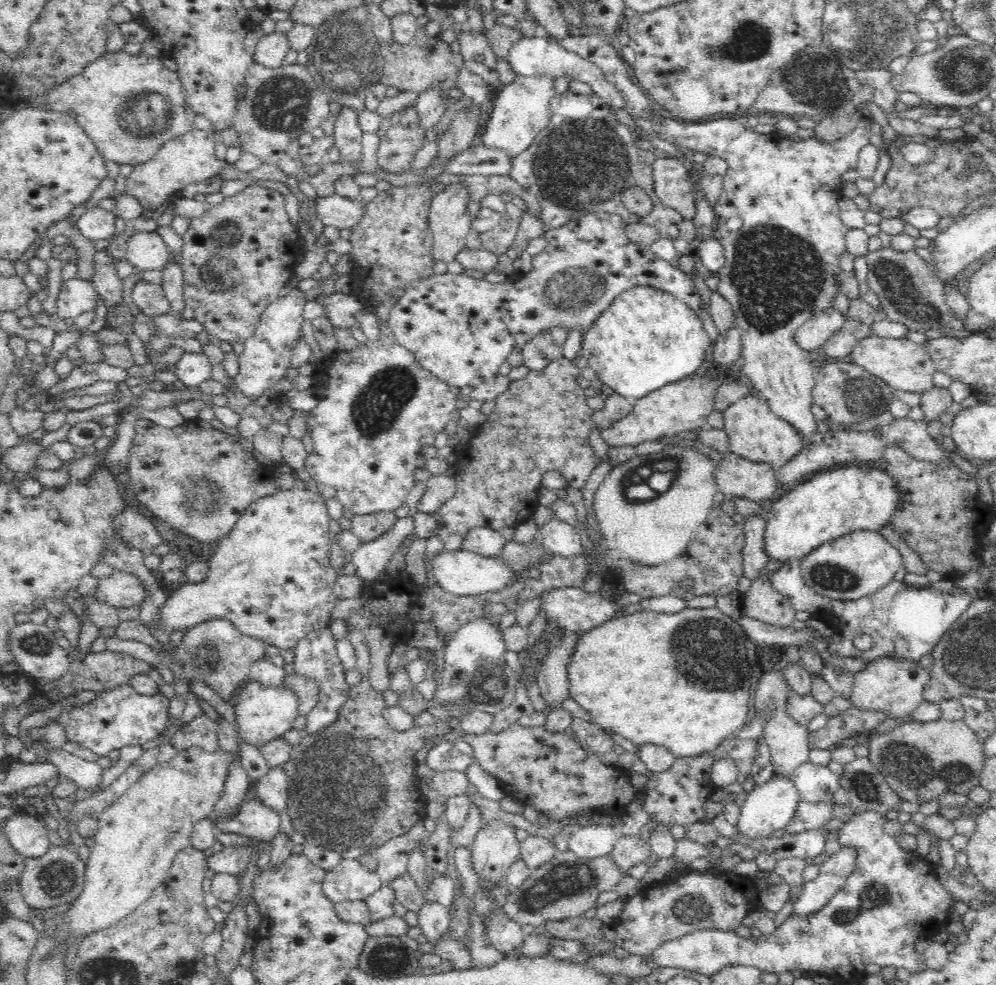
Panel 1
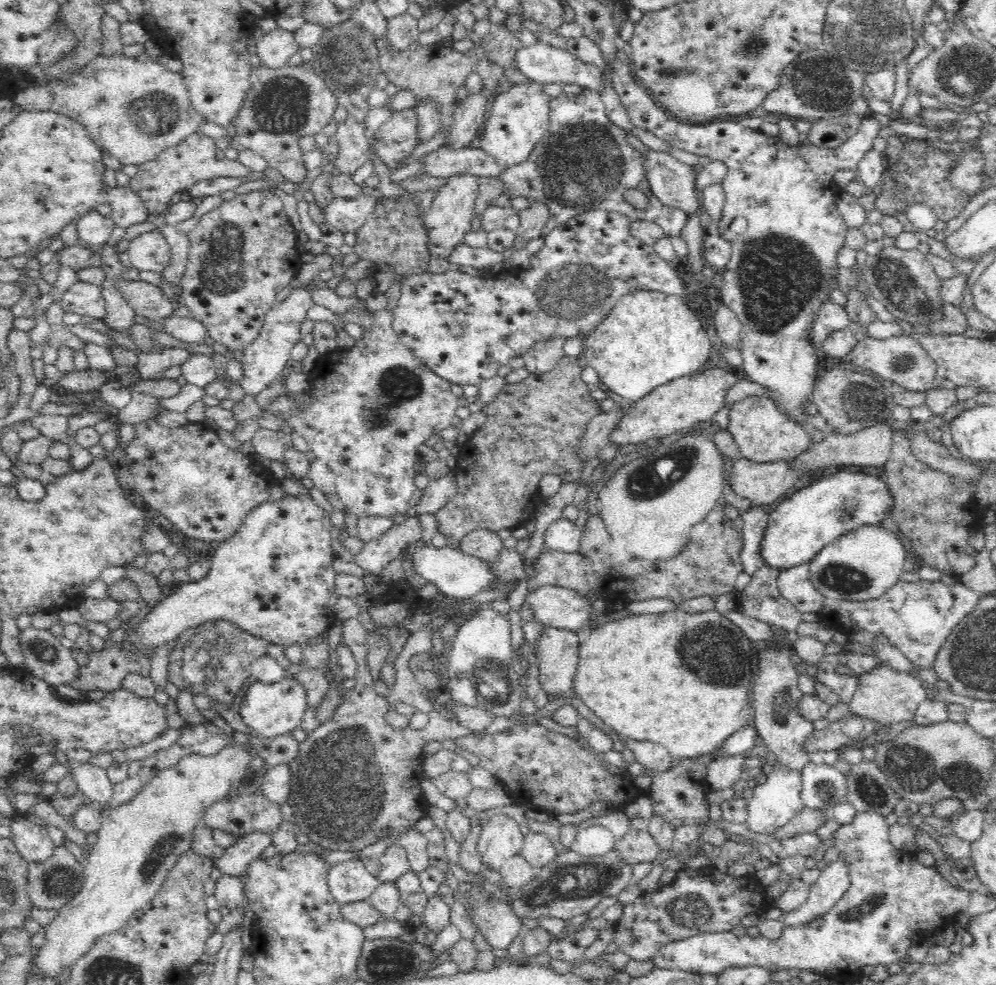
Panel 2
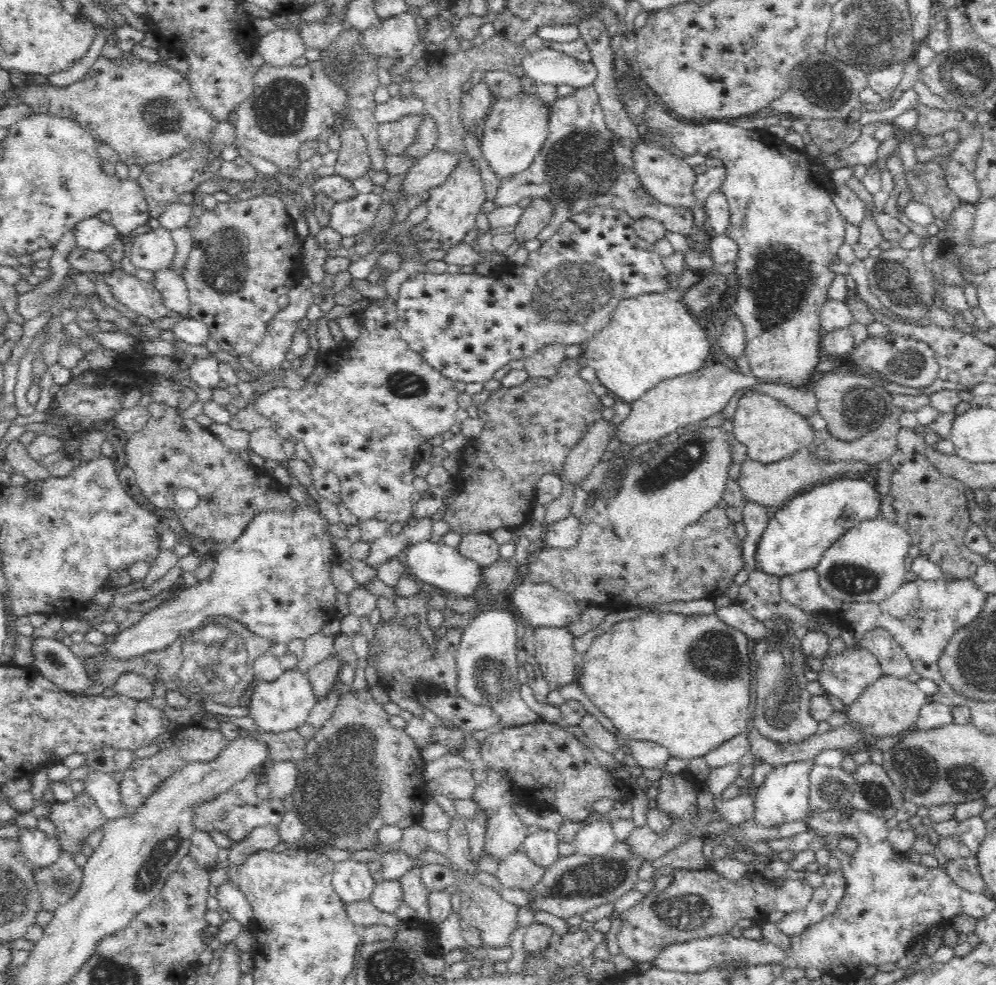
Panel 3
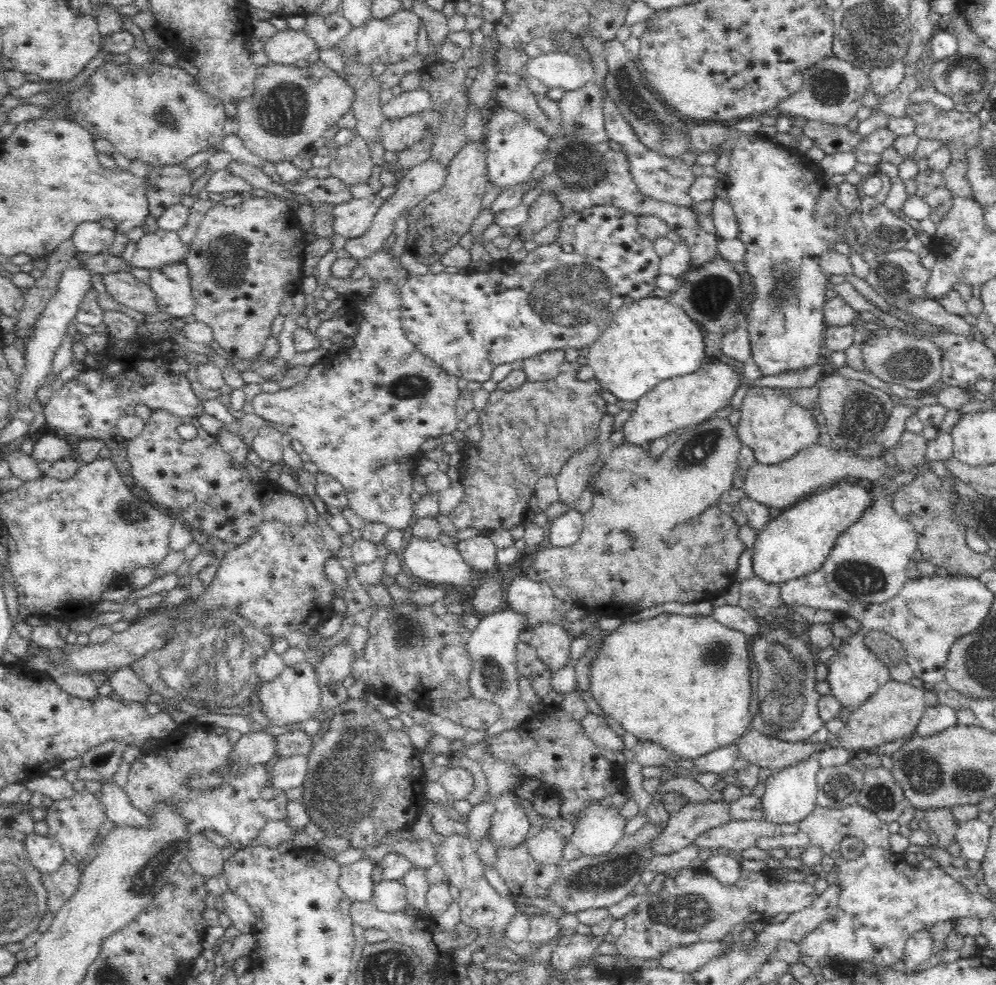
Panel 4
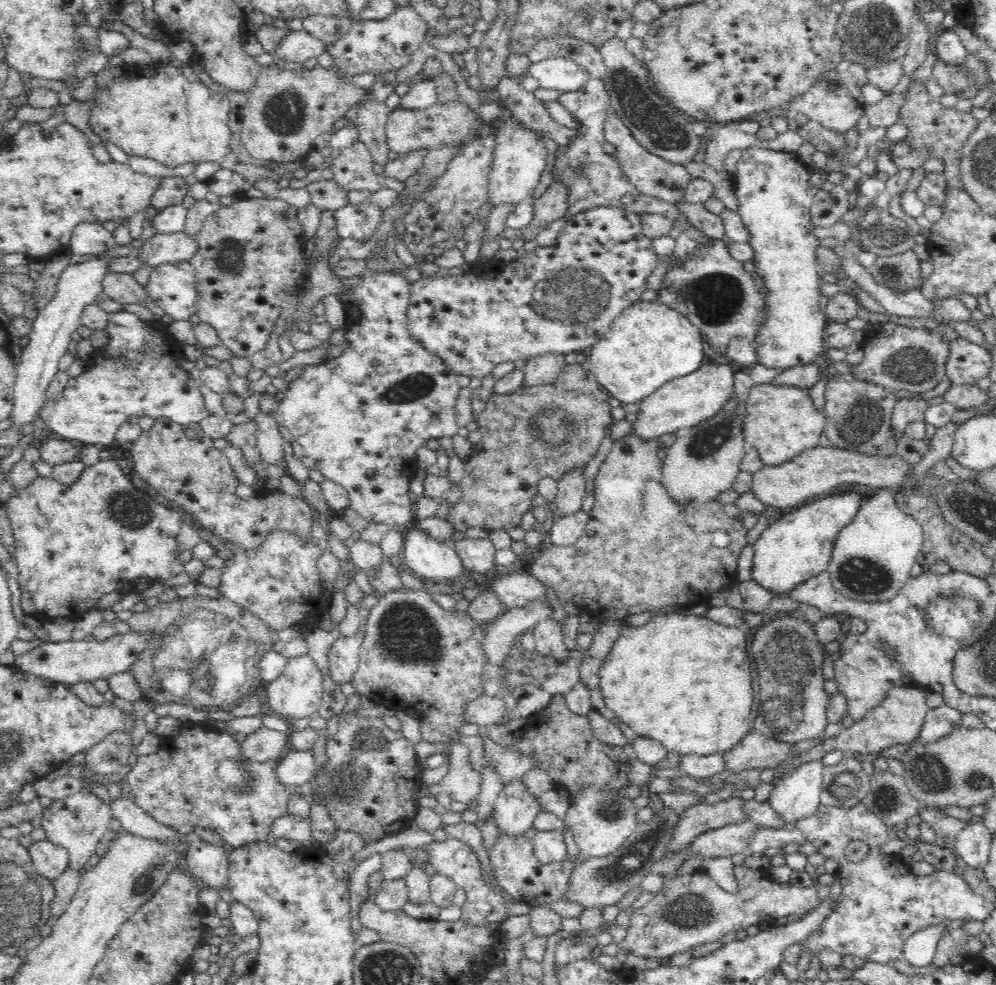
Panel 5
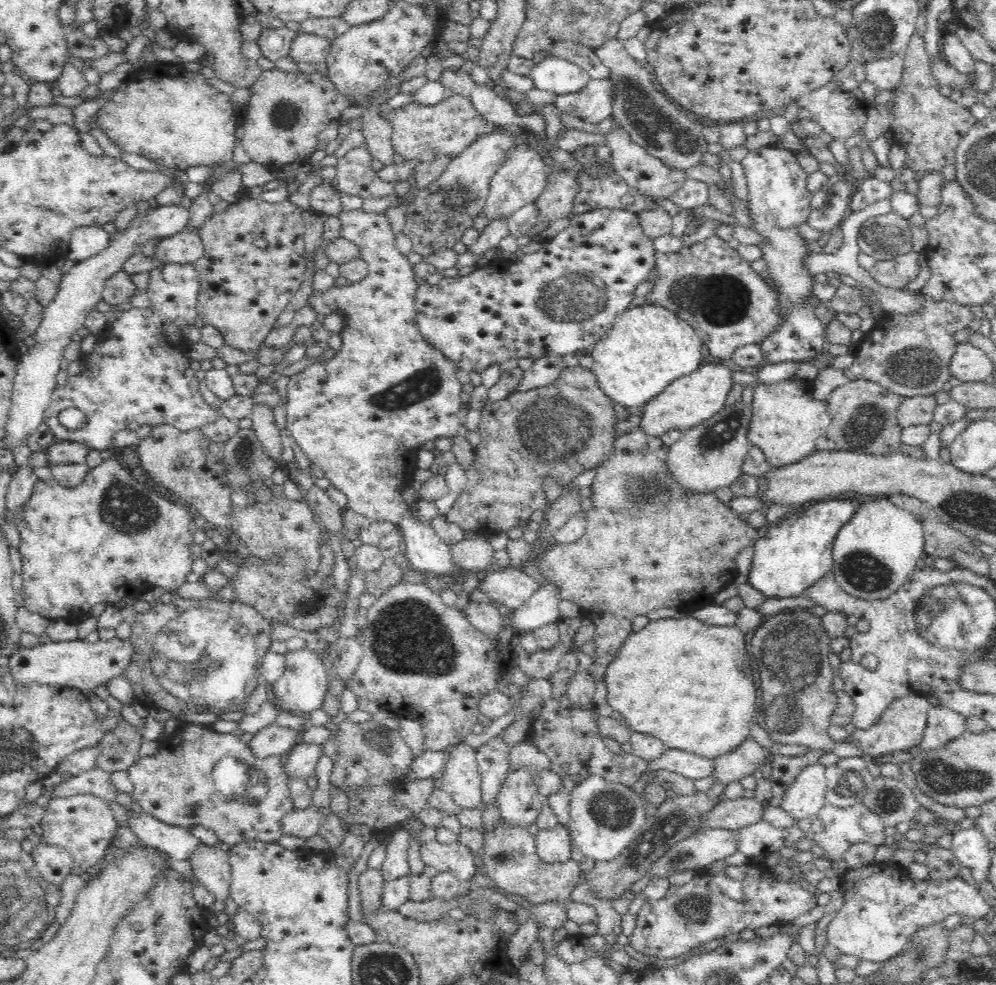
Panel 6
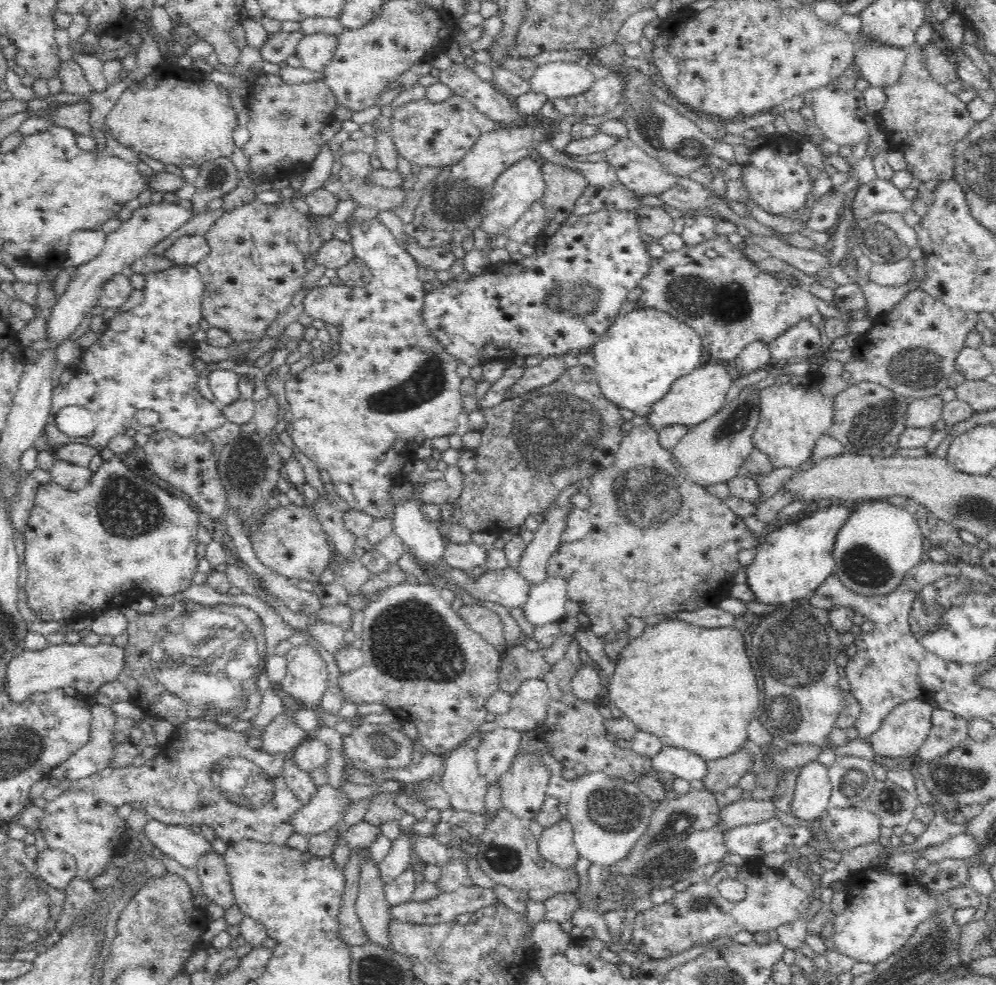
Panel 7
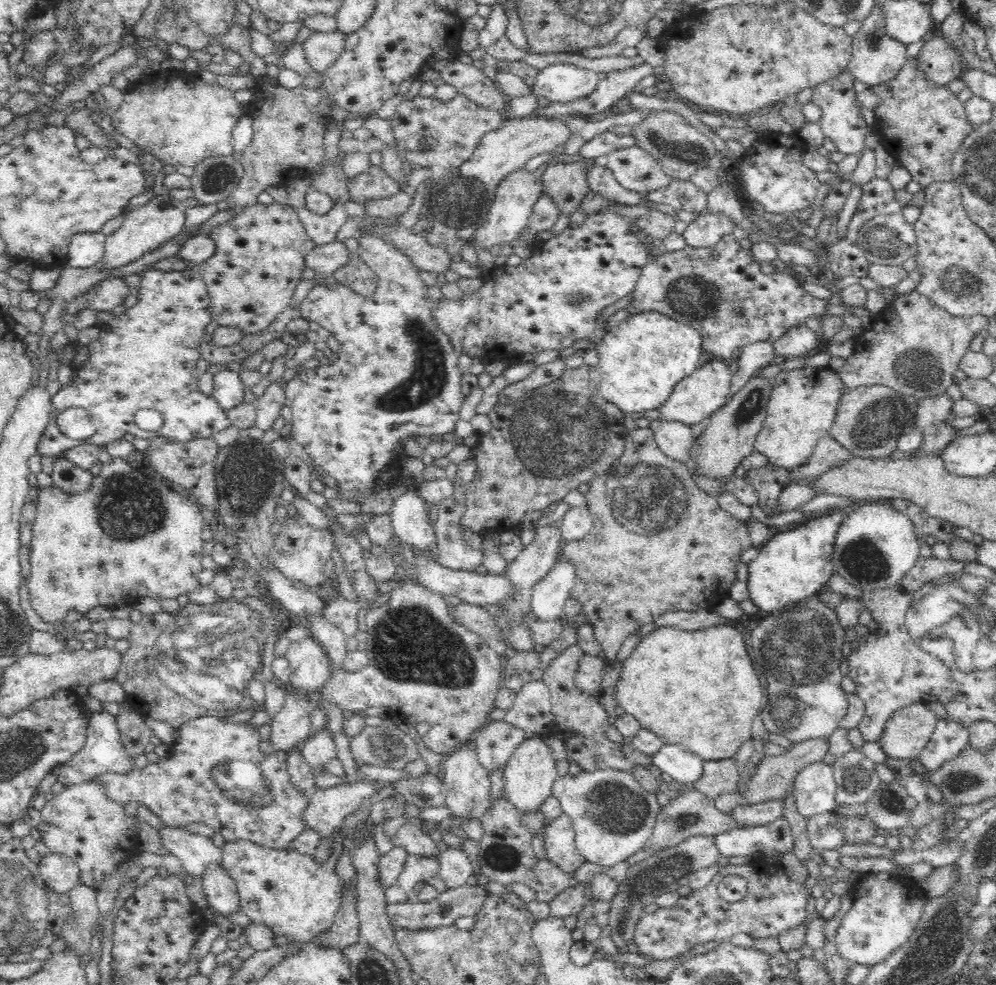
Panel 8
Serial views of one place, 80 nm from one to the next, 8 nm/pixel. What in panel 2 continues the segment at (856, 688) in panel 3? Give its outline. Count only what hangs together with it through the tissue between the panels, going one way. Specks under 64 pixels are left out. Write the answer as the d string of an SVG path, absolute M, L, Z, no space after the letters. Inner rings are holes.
M801 563L796 566L791 566L791 568L782 569L780 572L780 575L777 579L777 588L779 589L780 594L784 596L788 601L790 601L794 608L796 608L797 611L800 611L801 613L804 612L816 612L816 614L819 616L820 620L824 621L824 624L827 625L830 628L834 628L838 631L839 637L844 639L844 642L842 642L842 652L845 654L828 654L825 656L824 660L820 662L820 666L817 668L817 673L815 674L815 677L819 678L826 686L829 686L834 690L836 694L838 694L838 698L843 703L849 703L850 698L852 698L852 694L854 694L854 688L856 688L856 684L858 684L858 679L856 679L856 676L858 674L862 674L866 671L870 671L871 669L874 669L876 665L878 665L878 653L876 653L876 649L874 649L874 646L878 646L877 638L878 637L884 637L886 641L889 642L889 645L893 648L896 648L899 652L902 652L904 654L904 657L917 669L918 668L924 668L934 666L934 660L936 657L936 654L938 653L938 650L941 648L941 645L943 644L946 636L950 634L950 631L966 614L970 614L972 610L974 610L974 606L976 606L976 603L979 602L980 597L976 592L973 592L972 590L969 590L968 588L965 588L962 584L959 584L958 582L955 583L953 586L945 586L940 581L932 584L931 582L926 582L921 580L919 583L910 583L910 582L904 582L904 581L897 581L894 585L891 586L890 589L887 589L886 592L884 592L879 598L872 598L869 600L862 600L862 601L838 601L835 599L826 599L824 596L821 595L821 593L814 589L809 582L809 566L808 563Z

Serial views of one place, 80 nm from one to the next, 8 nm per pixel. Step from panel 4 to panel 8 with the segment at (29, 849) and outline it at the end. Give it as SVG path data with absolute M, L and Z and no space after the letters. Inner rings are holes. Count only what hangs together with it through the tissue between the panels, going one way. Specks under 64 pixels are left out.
M60 852L41 856L35 868L43 882L56 892L67 893L79 881L79 866L74 859Z

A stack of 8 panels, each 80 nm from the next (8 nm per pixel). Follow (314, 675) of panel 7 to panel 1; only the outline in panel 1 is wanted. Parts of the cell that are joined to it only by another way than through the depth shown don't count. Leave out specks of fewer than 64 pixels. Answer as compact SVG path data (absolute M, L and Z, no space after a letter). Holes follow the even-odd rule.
M250 680L245 688L242 689L240 695L238 696L238 702L231 709L234 711L234 718L232 718L236 728L236 736L246 742L248 746L254 746L254 748L264 747L265 744L282 737L284 732L292 729L294 719L297 717L298 699L294 694L294 691L288 690L285 687L265 687L256 681Z

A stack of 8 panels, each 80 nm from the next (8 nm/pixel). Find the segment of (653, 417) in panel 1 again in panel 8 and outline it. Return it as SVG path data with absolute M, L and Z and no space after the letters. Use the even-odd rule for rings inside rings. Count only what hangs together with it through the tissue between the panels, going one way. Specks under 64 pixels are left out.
M714 358L674 385L670 396L656 408L660 412L660 416L657 419L664 422L693 425L710 418L729 400L733 377L733 374L728 370L727 362Z

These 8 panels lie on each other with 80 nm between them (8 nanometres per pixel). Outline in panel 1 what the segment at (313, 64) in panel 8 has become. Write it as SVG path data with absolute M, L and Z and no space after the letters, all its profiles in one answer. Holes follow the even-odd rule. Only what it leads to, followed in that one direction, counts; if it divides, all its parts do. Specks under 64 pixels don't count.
M272 32L263 37L258 42L253 56L253 63L261 66L276 69L280 65L285 65L285 57L290 46L287 44L287 36L284 33Z

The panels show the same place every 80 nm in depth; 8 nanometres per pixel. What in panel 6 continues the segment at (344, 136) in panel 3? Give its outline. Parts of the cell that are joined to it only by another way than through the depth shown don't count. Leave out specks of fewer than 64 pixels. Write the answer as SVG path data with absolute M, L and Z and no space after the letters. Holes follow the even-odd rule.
M366 146L350 149L337 161L334 184L338 191L359 194L364 199L395 192L393 184L382 181L378 172L373 170L374 158Z

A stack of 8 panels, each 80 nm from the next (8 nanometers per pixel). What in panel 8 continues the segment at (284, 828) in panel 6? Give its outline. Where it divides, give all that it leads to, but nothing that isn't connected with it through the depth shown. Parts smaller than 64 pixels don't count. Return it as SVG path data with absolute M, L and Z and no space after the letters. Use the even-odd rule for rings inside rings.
M374 782L346 783L317 788L317 792L308 799L307 806L302 810L300 816L302 823L304 823L304 829L310 828L321 837L332 835L336 828L343 824L346 816L358 809L365 799L372 797L376 789L380 788L382 787L377 787Z

